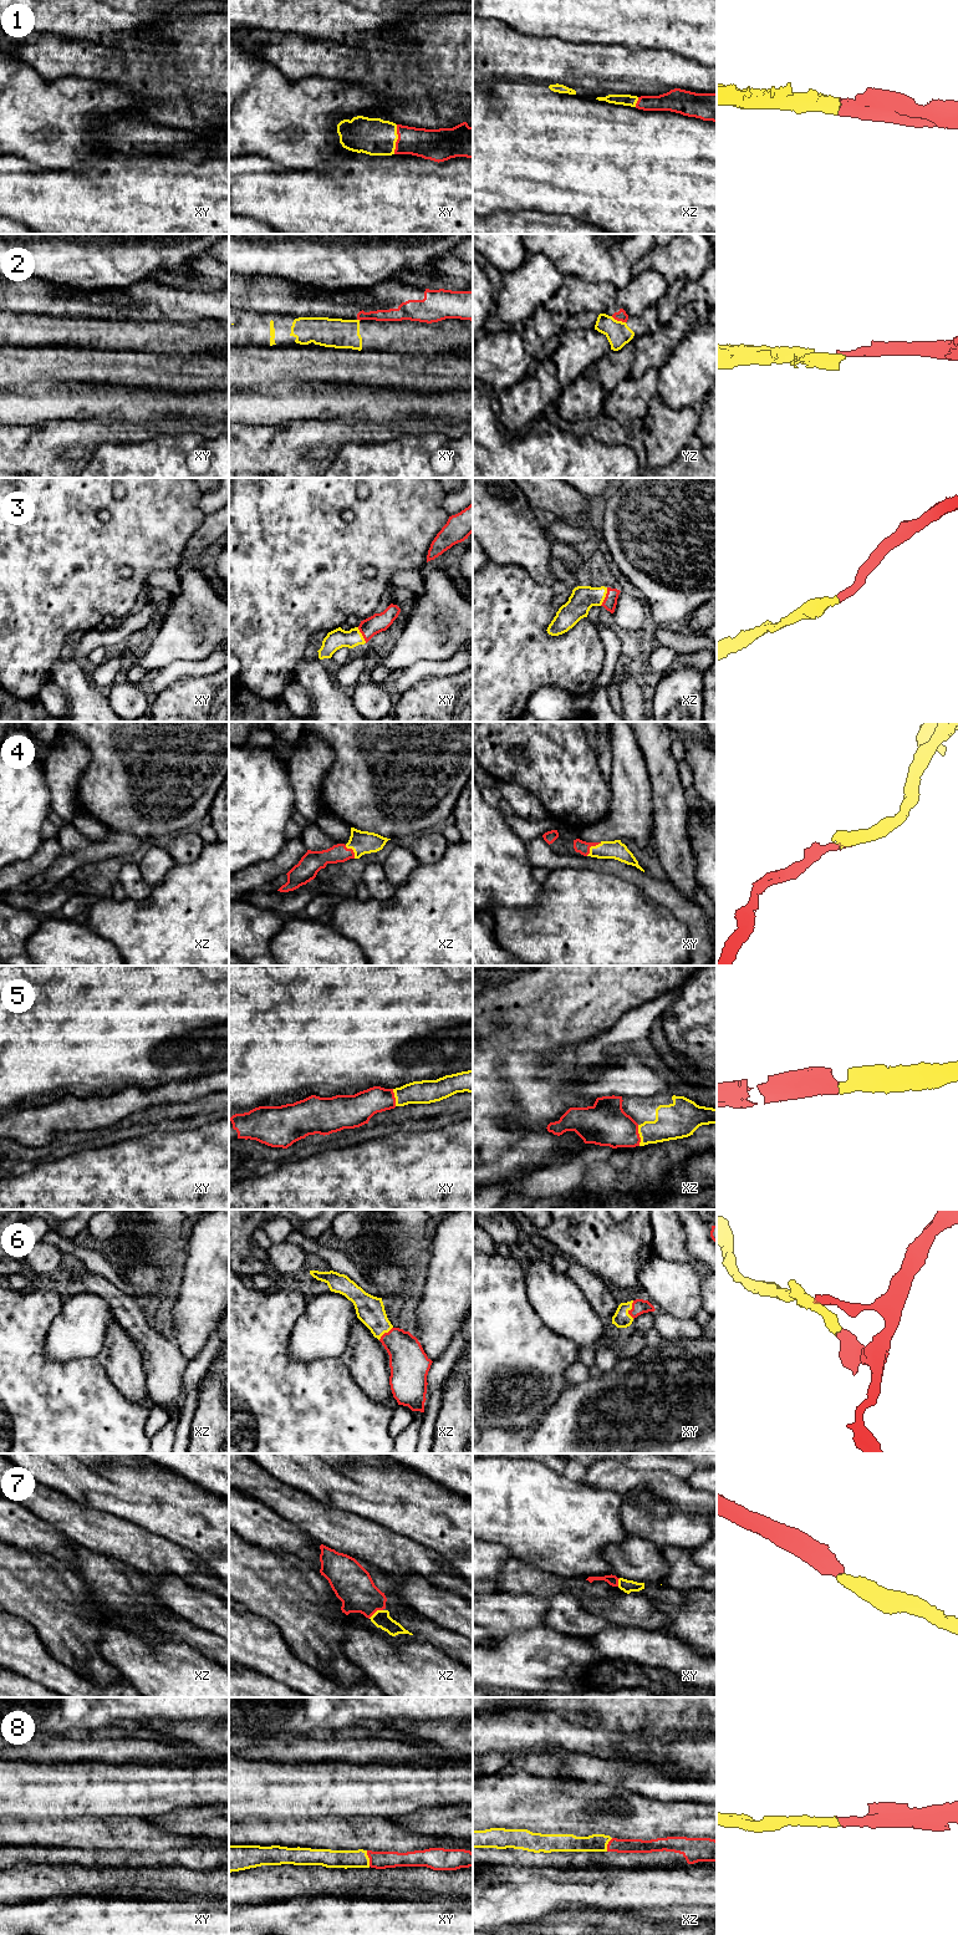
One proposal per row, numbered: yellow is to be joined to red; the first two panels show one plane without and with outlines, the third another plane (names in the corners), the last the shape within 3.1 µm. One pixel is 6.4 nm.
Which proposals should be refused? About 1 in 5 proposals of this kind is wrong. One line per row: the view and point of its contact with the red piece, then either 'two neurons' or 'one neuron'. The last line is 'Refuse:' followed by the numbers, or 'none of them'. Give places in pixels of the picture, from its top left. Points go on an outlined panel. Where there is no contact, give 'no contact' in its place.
1: meets red in xy at (397, 139); one neuron
2: meets red in yz at (618, 320); two neurons
3: meets red in xz at (606, 596); one neuron
4: meets red in xy at (591, 845); one neuron
5: meets red in xz at (638, 1135); one neuron
6: meets red in xy at (631, 1309); one neuron
7: meets red in xz at (375, 1612); one neuron
8: meets red in xy at (370, 1858); one neuron
Refuse: 2

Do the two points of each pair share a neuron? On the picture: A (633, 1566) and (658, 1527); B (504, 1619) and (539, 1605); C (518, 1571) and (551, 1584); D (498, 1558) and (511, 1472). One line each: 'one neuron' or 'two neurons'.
A: two neurons
B: one neuron
C: one neuron
D: two neurons

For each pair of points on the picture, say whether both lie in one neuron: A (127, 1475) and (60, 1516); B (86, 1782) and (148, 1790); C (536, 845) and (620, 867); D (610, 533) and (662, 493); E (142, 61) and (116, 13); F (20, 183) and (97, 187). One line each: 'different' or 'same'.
A: different
B: same
C: same
D: same
E: different
F: same

